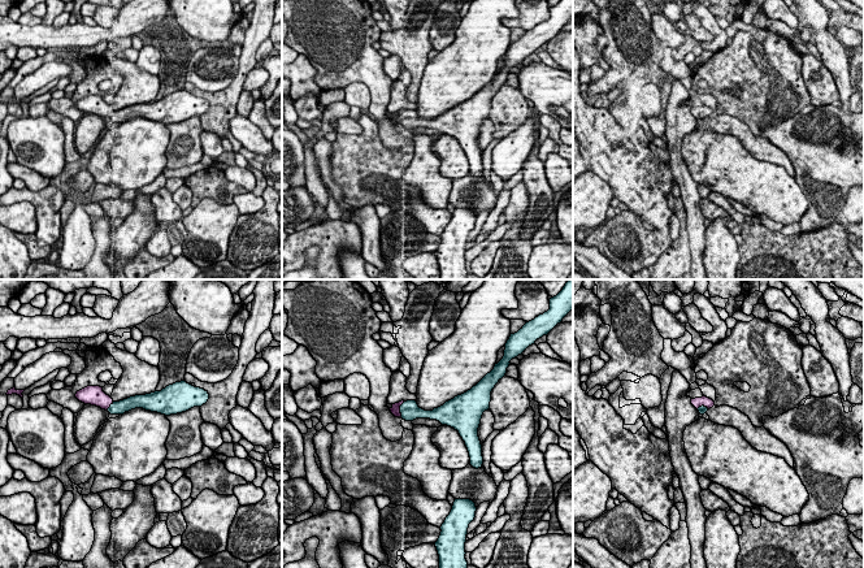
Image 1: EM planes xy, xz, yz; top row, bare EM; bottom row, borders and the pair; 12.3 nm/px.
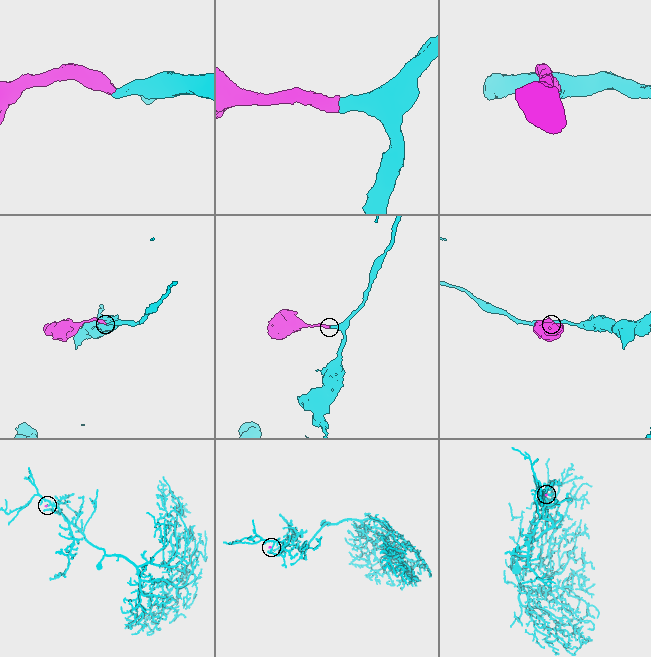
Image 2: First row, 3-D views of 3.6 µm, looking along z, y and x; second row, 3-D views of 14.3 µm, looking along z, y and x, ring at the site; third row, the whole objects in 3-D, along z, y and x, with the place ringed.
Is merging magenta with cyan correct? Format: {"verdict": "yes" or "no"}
{"verdict": "yes"}

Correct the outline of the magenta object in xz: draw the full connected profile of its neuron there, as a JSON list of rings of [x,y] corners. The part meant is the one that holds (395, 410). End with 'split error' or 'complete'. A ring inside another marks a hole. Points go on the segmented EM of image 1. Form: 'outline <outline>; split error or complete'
outline [[[569,279],[563,290],[550,299],[550,309],[547,312],[526,322],[517,333],[511,334],[504,346],[503,359],[476,386],[433,411],[420,408],[416,400],[401,400],[392,404],[390,408],[391,413],[405,421],[430,419],[453,428],[465,442],[470,465],[476,469],[481,468],[483,456],[478,428],[483,412],[490,409],[492,389],[505,376],[509,361],[522,355],[537,339],[547,335],[572,309],[573,279]]]; split error

